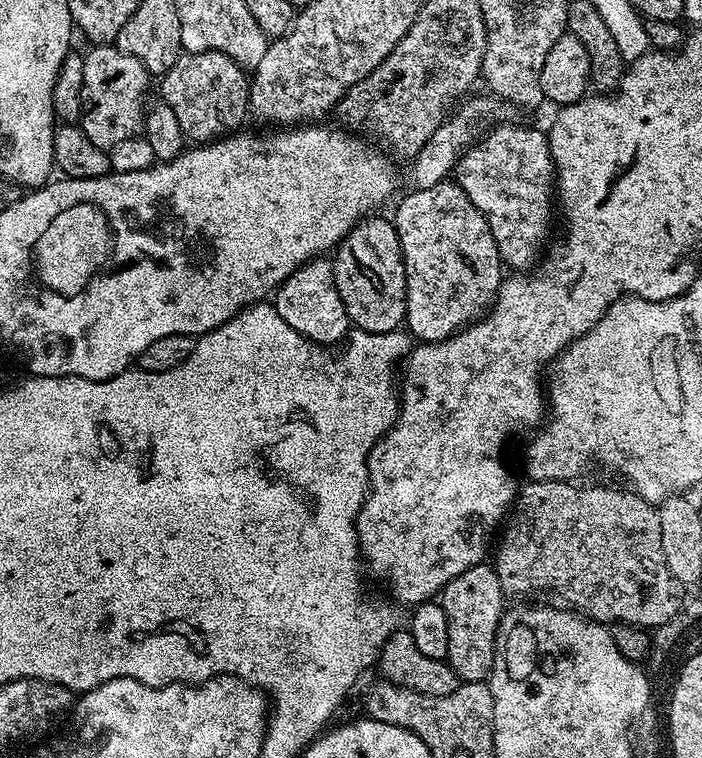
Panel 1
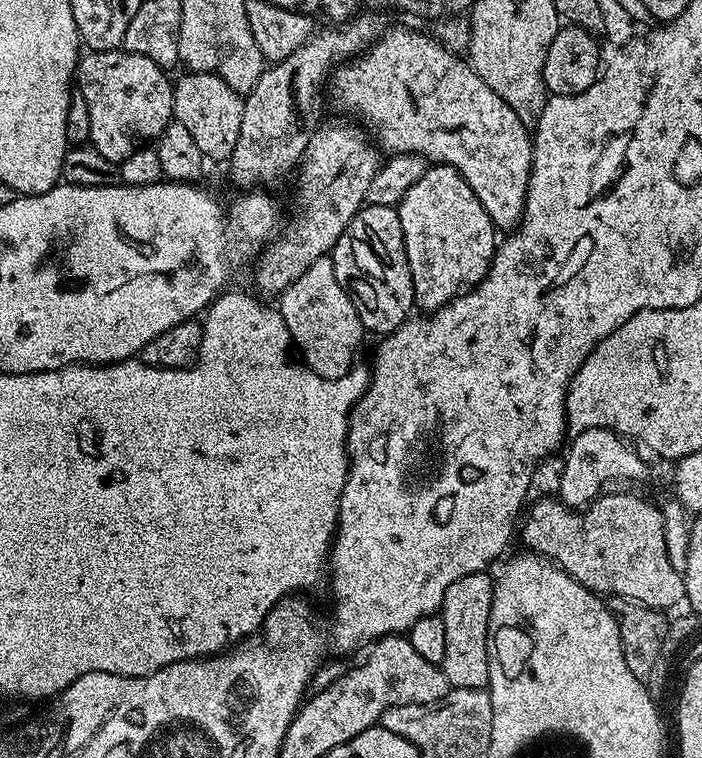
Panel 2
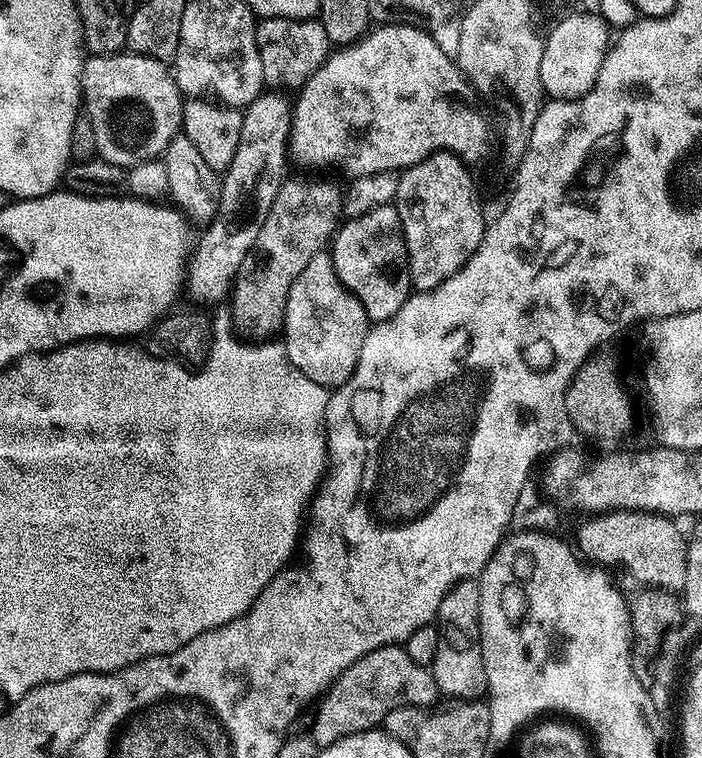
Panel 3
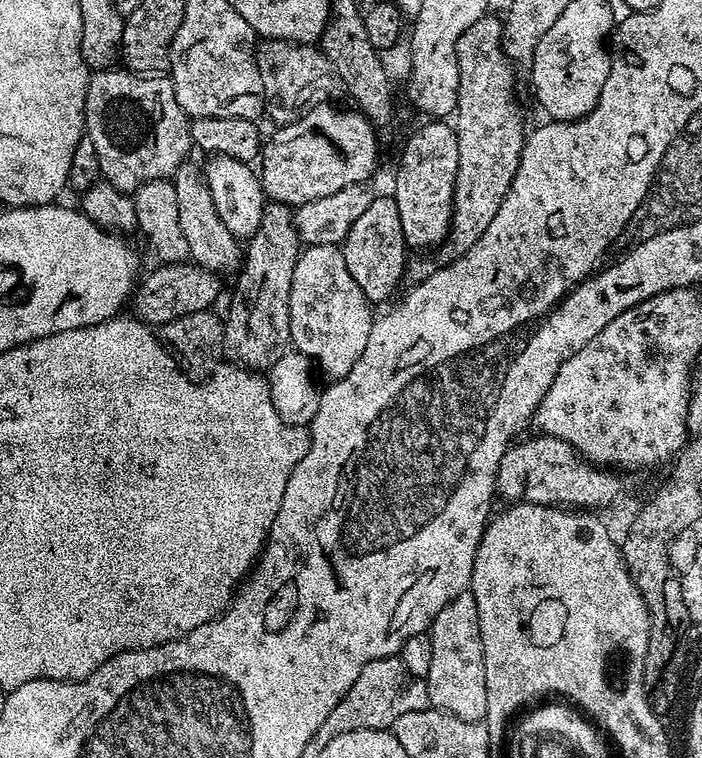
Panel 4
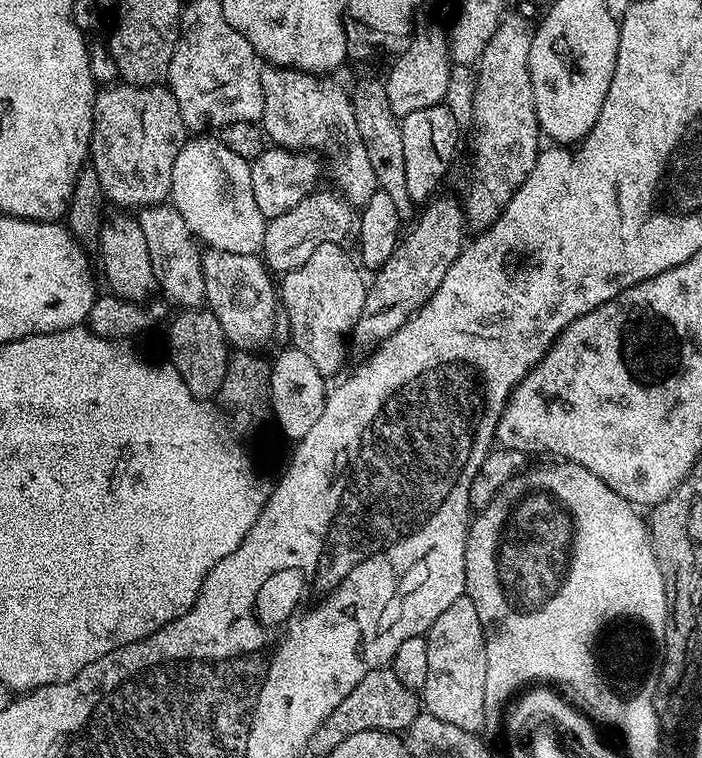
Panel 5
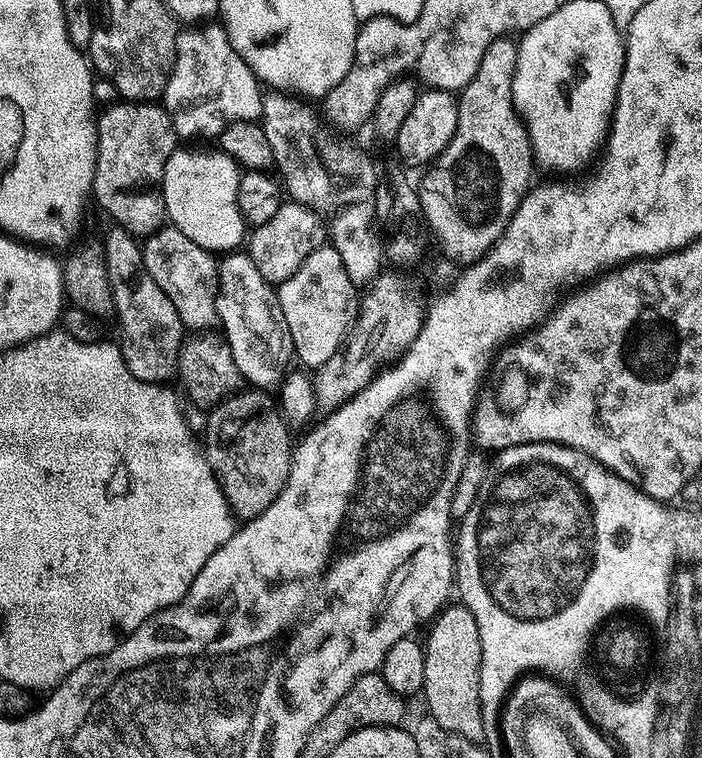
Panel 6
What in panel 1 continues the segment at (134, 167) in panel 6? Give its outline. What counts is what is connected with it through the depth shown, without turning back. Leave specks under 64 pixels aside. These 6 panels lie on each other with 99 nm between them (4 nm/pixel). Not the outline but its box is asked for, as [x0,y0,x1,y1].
[79,46,150,149]

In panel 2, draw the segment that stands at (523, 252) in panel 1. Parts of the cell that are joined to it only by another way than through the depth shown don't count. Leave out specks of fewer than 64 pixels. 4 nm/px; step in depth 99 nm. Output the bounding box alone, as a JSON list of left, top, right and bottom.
[330,27,533,229]

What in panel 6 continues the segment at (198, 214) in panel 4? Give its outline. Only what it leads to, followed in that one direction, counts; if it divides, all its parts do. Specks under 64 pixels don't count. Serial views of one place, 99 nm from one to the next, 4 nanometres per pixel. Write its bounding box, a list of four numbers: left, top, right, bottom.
[216,251,294,389]

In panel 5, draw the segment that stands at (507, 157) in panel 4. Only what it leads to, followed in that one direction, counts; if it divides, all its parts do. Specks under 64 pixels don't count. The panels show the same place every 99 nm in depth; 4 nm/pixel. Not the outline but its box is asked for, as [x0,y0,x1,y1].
[350,199,466,349]

